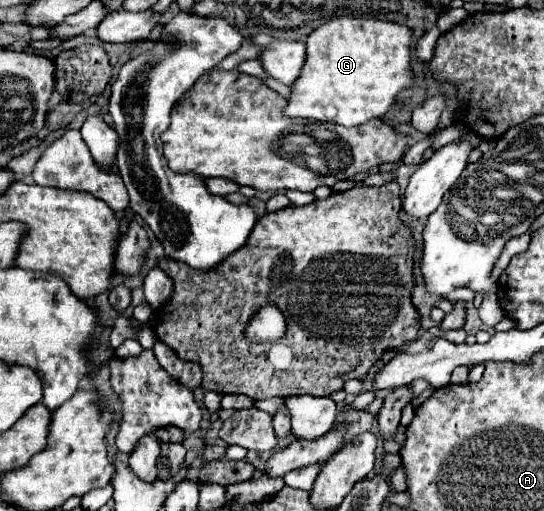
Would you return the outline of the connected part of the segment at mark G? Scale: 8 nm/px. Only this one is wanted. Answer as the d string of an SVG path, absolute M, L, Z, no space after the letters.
M335 17L327 21L307 37L307 61L301 77L291 87L293 93L285 115L315 121L333 121L343 127L353 127L367 123L369 119L383 117L391 107L397 105L397 95L415 83L411 69L411 39L413 31L409 27L383 19Z

